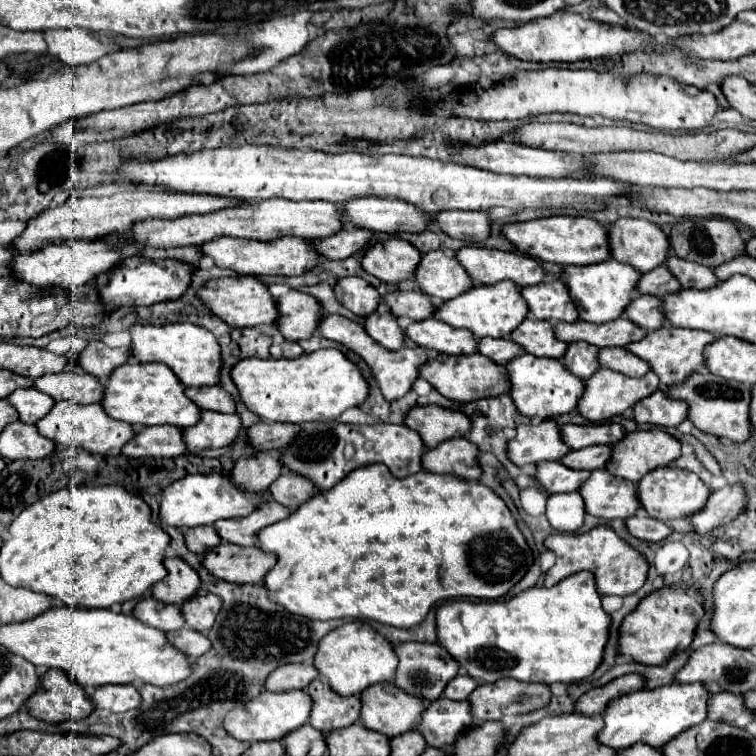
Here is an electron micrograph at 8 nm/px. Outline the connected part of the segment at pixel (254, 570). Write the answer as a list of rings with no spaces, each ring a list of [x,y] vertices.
[[[221,543],[207,551],[203,567],[225,581],[231,583],[263,583],[263,577],[273,569],[277,557],[265,553],[257,547],[241,547],[231,543]]]

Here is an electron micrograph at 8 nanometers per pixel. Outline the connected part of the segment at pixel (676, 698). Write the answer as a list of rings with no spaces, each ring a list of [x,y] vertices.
[[[671,683],[659,689],[641,689],[623,695],[617,701],[611,701],[603,713],[605,729],[599,733],[599,741],[613,749],[627,749],[639,741],[661,749],[667,741],[671,741],[671,737],[677,737],[707,719],[707,701],[709,693],[703,683]]]

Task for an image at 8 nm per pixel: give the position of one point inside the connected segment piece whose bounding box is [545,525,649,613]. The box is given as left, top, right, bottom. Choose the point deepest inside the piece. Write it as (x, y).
(620, 569)

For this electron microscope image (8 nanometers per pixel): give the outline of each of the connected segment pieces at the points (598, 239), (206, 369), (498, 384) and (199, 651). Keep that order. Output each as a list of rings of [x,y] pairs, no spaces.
[[[547,217],[533,219],[525,223],[511,223],[503,227],[503,235],[517,245],[517,249],[539,261],[559,263],[559,265],[593,265],[607,261],[611,257],[607,227],[591,217]]]
[[[179,323],[179,325],[163,325],[163,327],[133,325],[129,333],[133,337],[131,355],[135,359],[143,363],[149,361],[167,363],[185,387],[205,387],[205,385],[219,383],[223,359],[221,359],[219,341],[215,341],[215,335],[211,335],[211,331],[199,325]]]
[[[473,353],[473,355],[437,355],[433,359],[429,359],[421,369],[419,369],[419,377],[427,379],[441,395],[453,399],[453,401],[477,401],[483,397],[497,397],[503,393],[509,393],[511,383],[507,377],[507,369],[503,365],[493,363],[489,357],[483,357],[481,353]]]
[[[179,629],[175,633],[167,633],[169,641],[181,649],[189,659],[197,659],[201,657],[203,653],[207,653],[211,649],[211,641],[205,633],[195,633],[195,629]]]

